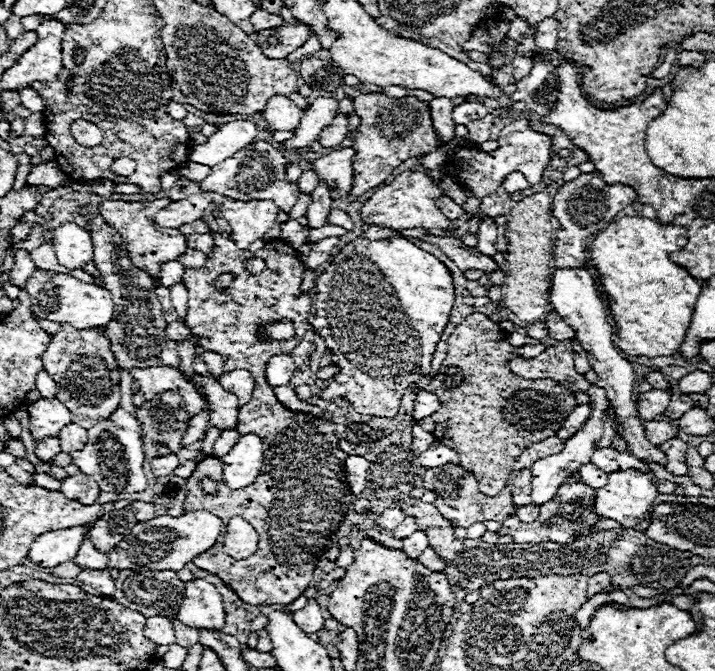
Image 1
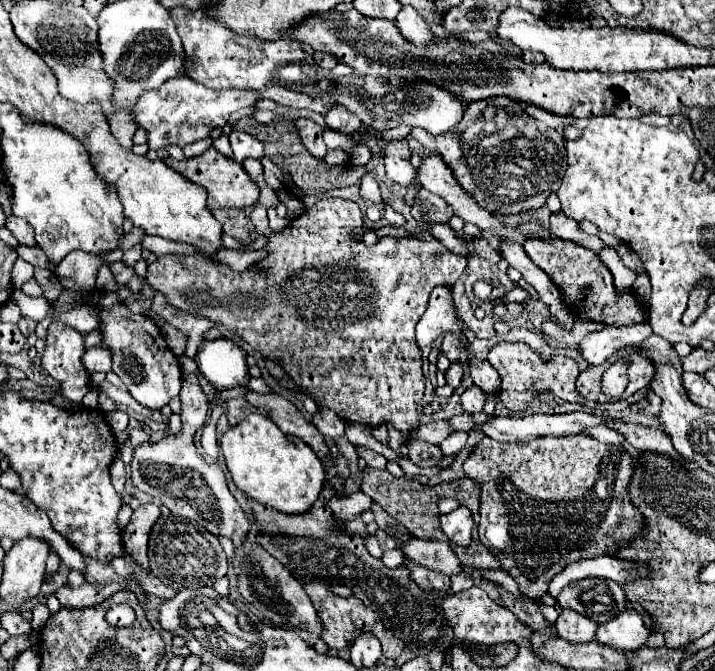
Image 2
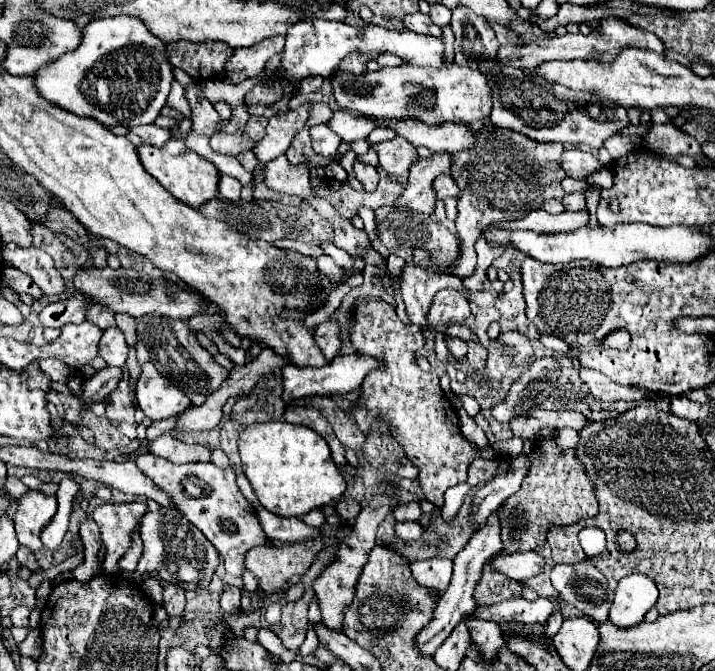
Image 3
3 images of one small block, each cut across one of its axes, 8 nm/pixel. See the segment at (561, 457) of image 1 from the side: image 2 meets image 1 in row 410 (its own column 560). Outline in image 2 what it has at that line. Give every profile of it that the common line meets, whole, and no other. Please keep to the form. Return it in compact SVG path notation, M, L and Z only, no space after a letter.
M584 578L568 584L558 594L562 608L572 608L578 614L602 624L626 608L620 584L606 578Z

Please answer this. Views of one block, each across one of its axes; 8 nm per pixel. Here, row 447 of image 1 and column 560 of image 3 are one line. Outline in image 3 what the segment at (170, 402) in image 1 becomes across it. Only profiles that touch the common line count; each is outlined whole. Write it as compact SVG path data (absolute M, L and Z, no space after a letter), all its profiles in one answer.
M486 122L484 128L476 130L476 146L472 150L462 150L452 154L452 178L456 180L460 194L458 194L458 218L456 218L456 230L460 234L460 248L462 256L454 266L454 274L464 278L474 272L476 266L476 252L474 252L474 242L478 240L480 232L484 226L496 222L496 220L518 220L524 218L528 212L536 210L542 204L542 194L544 188L556 180L566 178L564 170L560 168L560 154L562 154L562 144L556 142L532 142L530 138L524 138L522 134L516 134L516 130L504 130L498 126L492 126L492 122Z

